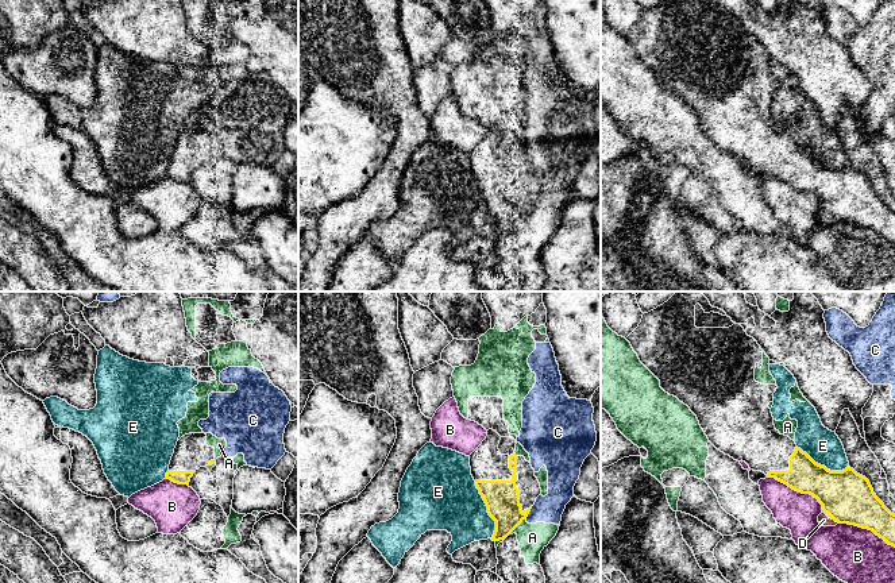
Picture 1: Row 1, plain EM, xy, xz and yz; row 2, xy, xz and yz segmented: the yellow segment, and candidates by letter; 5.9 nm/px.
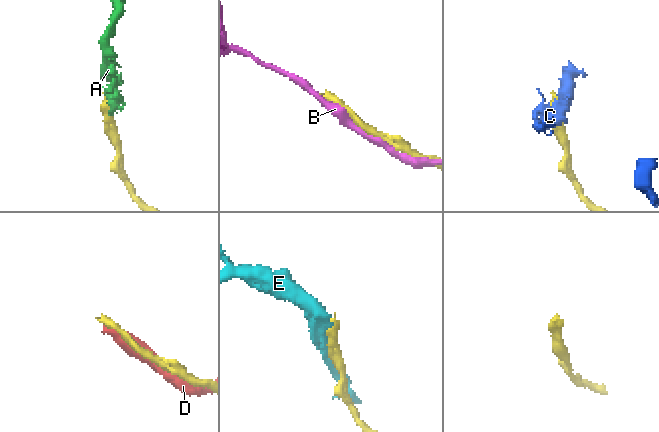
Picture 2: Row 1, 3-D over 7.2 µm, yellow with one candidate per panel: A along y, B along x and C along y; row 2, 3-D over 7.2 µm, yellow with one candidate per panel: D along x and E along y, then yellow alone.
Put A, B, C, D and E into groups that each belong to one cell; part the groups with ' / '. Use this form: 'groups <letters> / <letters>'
groups A D / B / C / E

